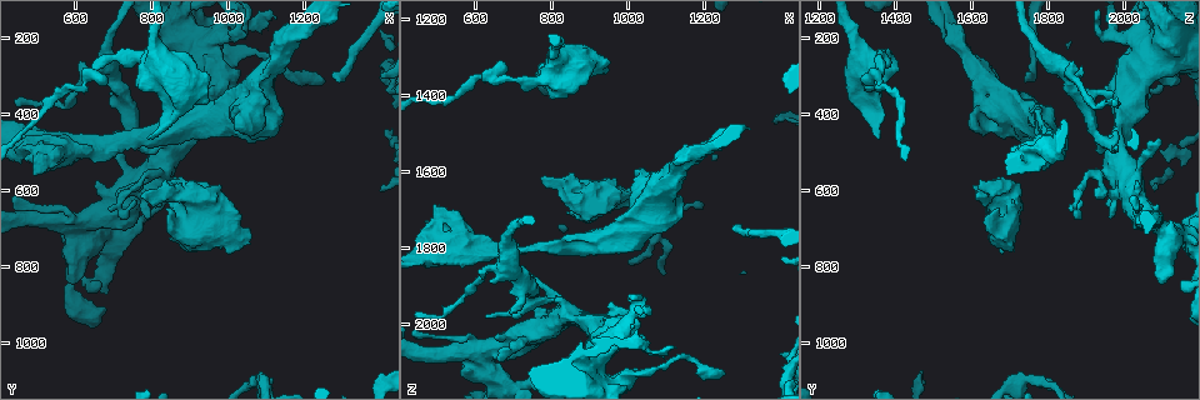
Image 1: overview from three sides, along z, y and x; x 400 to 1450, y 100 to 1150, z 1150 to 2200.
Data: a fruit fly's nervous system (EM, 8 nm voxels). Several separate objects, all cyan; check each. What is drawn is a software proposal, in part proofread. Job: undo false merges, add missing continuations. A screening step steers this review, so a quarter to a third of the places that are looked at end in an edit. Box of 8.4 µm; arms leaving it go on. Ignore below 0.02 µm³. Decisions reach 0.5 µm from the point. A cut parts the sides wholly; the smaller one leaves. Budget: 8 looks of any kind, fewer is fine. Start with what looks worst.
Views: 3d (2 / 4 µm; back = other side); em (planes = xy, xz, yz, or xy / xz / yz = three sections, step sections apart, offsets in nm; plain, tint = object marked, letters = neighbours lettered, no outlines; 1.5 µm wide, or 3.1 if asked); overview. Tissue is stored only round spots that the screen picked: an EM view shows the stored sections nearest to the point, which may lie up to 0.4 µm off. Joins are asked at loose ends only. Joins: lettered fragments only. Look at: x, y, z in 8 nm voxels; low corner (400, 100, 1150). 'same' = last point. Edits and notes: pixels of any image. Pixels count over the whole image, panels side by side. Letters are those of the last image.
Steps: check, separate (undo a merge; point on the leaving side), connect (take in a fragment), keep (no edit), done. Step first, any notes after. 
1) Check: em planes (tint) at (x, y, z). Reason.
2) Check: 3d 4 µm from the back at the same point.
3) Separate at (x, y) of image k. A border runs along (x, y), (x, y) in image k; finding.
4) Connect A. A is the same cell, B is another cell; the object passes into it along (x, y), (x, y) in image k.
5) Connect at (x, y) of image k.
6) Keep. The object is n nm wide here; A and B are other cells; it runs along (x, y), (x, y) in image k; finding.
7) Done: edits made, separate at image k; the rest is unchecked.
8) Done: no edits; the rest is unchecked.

Check: em planes (letters) at (935, 375, 1340). Thick end.

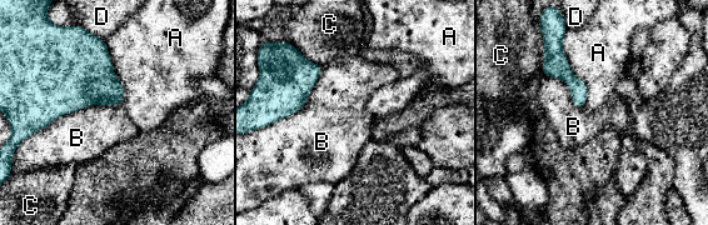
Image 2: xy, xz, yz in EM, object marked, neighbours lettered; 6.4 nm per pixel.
Keep. A, B, C and D are other cells; none of them fits.

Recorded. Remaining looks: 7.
Check: 3d 4 µm at (630, 490, 1980). Thin end.

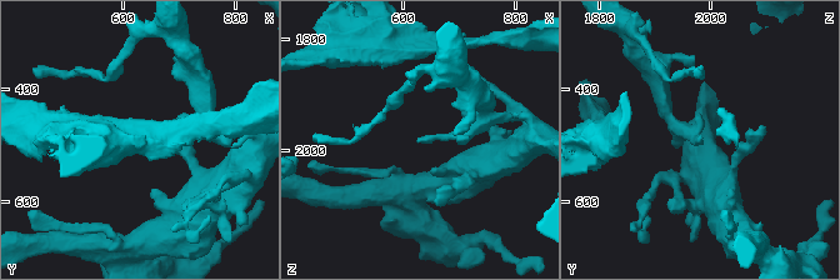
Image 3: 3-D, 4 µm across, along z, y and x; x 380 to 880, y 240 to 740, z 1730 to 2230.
Check: em yz step 4 (tint) at (625, 485, 1980).

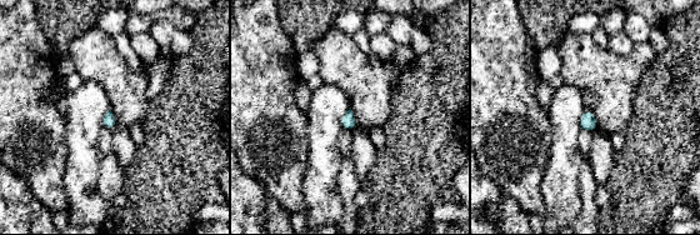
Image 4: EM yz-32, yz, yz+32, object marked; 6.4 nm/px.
Check: em planes (letters) at the same point. Cut it another way.

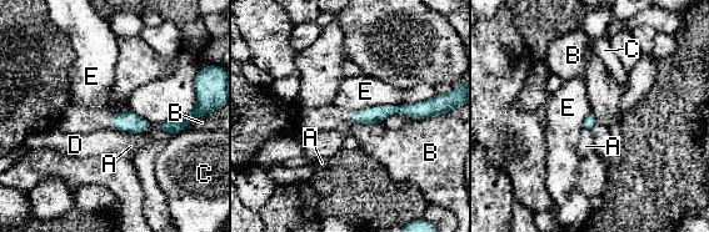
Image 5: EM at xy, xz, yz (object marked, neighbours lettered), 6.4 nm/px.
Keep. The longest contact is with E, 550 nm; A, B, C, D and E are other cells; a border runs along (434, 96), (351, 112) in image 5; no lettered fragment goes on from it.

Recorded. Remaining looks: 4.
Check: em xy step 8 (letters) at (1020, 420, 1590). Branch stops here.

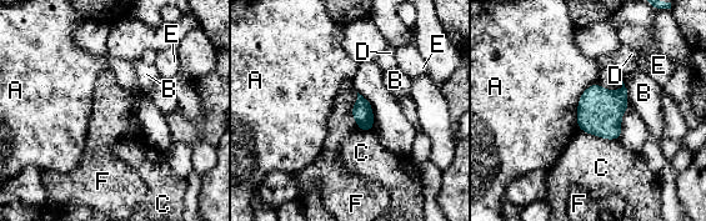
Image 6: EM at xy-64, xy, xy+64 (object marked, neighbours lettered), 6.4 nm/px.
Keep. A, B, C, D, E and F are other cells; a border runs along (356, 93), (351, 117), (360, 130) in image 6; none of them fits.

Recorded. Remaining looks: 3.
Done: no edits; the rest is unchecked.

